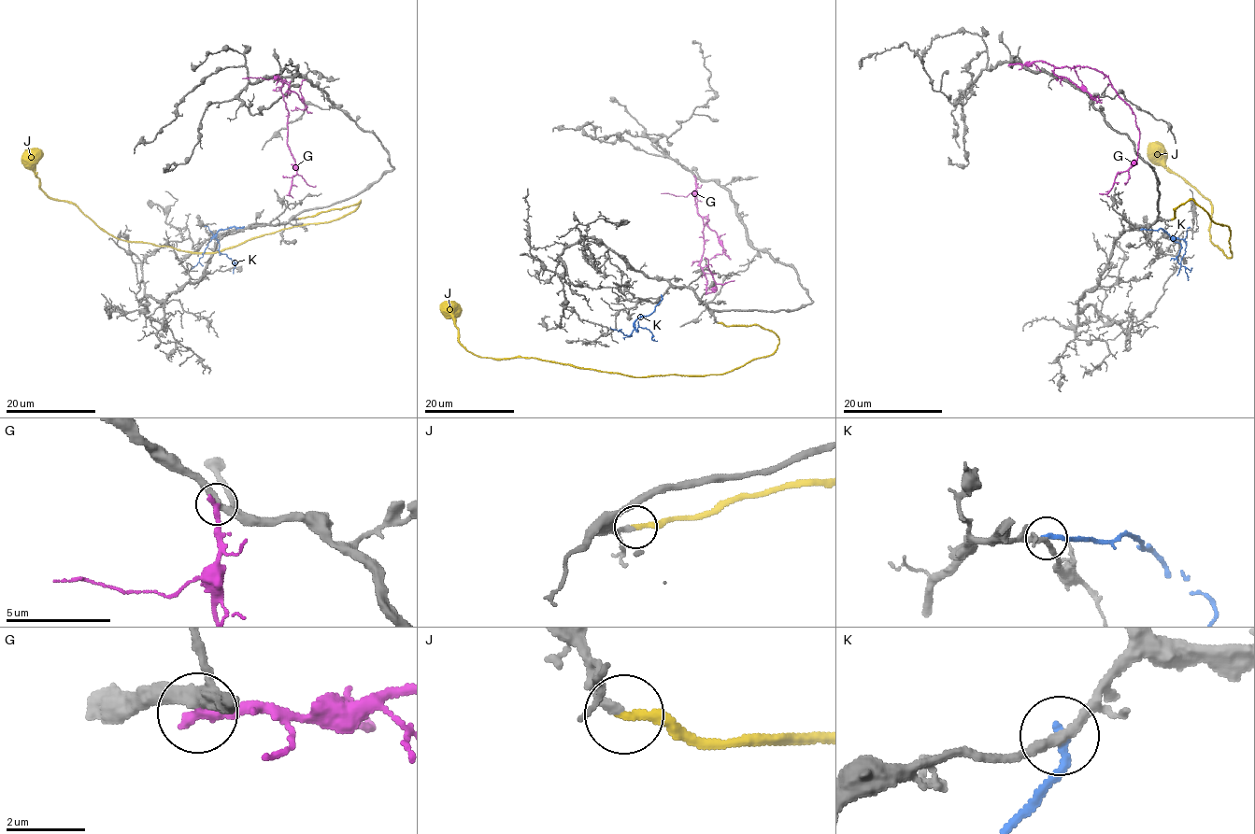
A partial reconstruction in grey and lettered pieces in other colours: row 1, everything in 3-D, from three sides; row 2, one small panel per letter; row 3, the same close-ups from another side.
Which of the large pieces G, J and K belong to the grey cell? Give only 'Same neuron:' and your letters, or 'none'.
Same neuron: J

